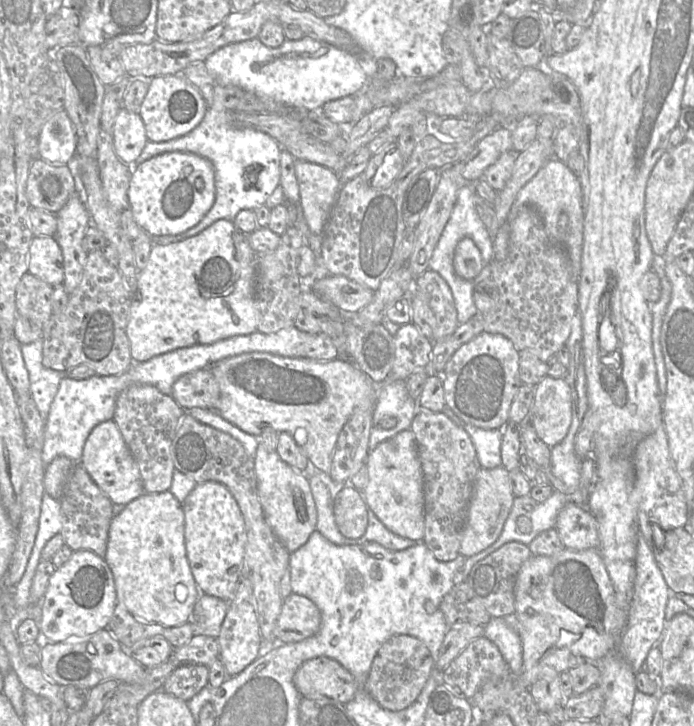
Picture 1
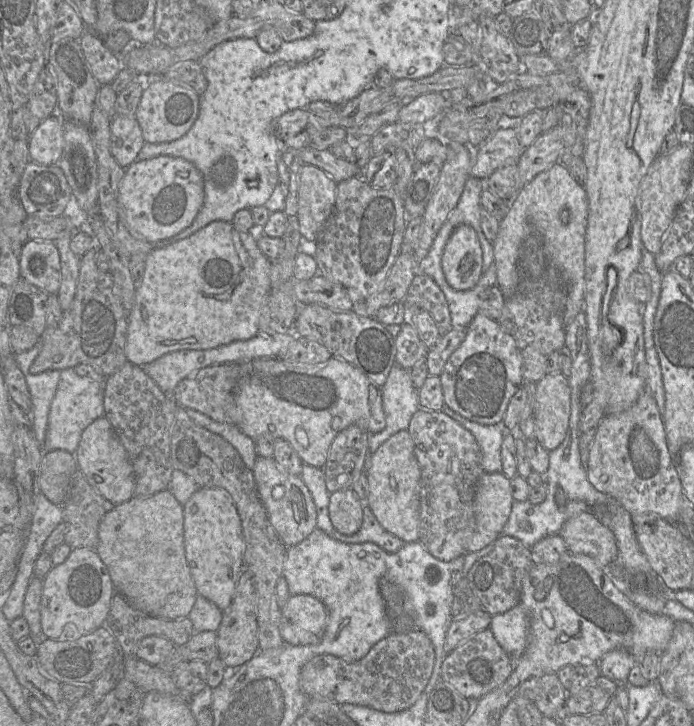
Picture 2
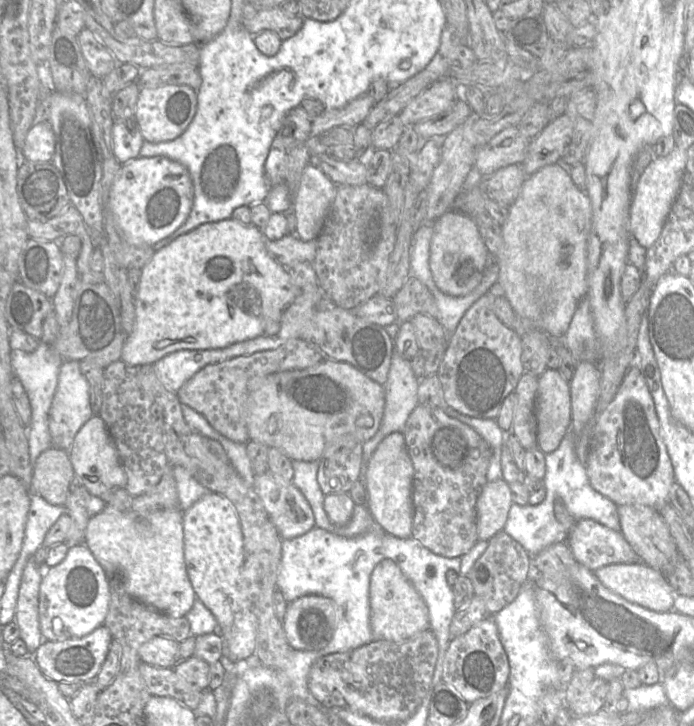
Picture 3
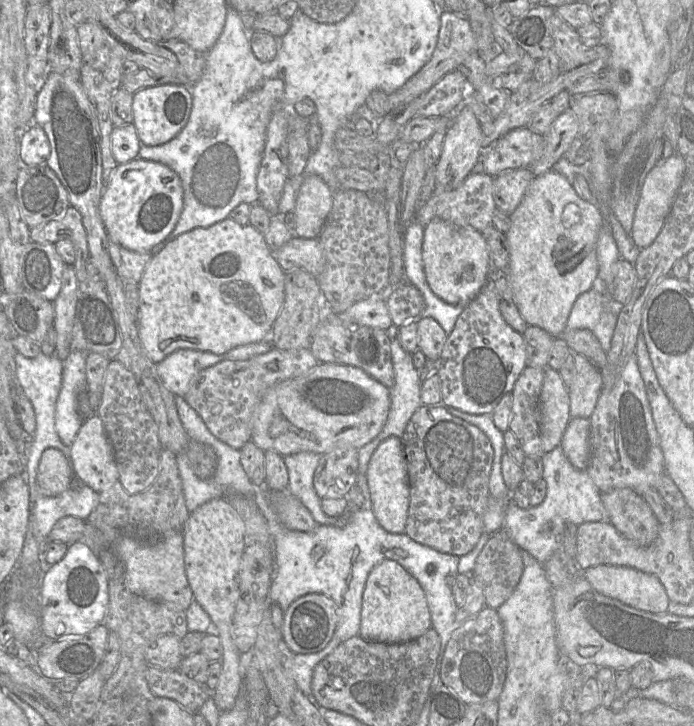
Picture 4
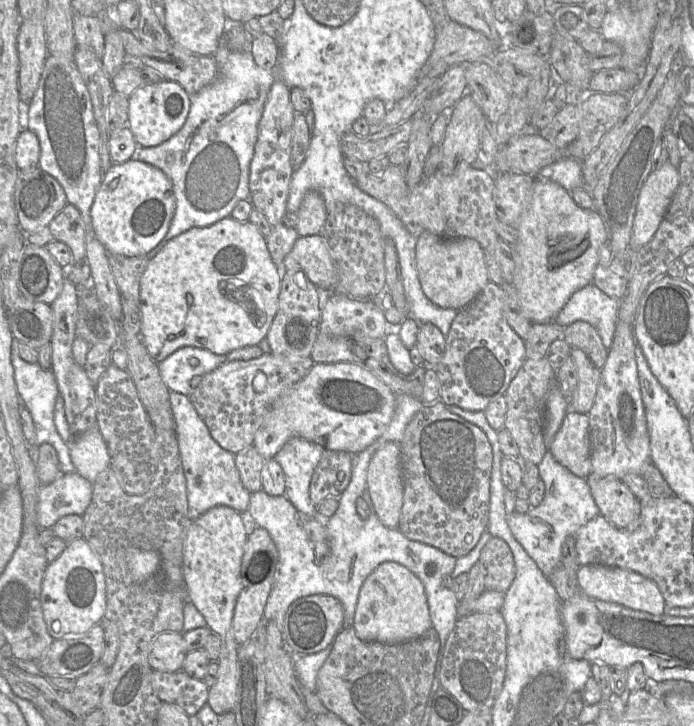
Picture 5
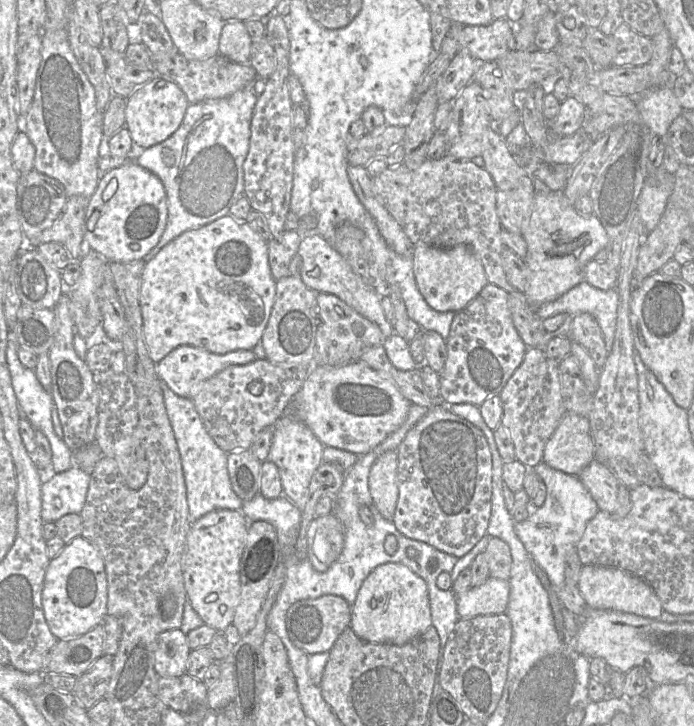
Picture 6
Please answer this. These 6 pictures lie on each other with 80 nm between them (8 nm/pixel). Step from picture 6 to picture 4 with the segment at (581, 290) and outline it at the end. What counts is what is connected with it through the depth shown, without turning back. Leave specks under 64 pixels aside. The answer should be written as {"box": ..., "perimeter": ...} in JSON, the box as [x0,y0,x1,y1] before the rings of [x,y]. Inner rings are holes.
{"box":[565,286,619,353],"perimeter":[[[593,286],[576,299],[565,331],[588,329],[608,353],[617,324],[619,307],[603,287]]]}

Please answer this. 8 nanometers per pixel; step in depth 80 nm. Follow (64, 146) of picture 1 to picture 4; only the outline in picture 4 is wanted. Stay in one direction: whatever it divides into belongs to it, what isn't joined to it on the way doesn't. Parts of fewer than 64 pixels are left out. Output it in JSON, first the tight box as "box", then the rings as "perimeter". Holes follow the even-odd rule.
{"box":[19,125,50,166],"perimeter":[[[38,125],[24,129],[19,137],[19,158],[22,165],[35,166],[46,163],[50,144],[44,130]]]}

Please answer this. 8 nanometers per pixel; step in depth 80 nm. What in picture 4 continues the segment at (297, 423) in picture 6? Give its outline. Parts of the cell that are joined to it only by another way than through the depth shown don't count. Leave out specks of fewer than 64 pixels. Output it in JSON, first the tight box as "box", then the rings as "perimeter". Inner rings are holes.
{"box":[284,451,349,527],"perimeter":[[[307,451],[285,456],[284,462],[289,475],[287,491],[308,508],[318,525],[343,527],[349,521],[348,510],[338,517],[327,516],[313,486],[314,472],[320,458],[320,454]]]}

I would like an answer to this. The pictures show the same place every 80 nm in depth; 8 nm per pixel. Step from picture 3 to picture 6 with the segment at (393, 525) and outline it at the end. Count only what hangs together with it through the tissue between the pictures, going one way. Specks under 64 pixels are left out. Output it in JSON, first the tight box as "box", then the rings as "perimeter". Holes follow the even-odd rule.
{"box":[368,450,399,521],"perimeter":[[[396,450],[386,451],[376,459],[369,473],[368,485],[373,504],[385,519],[393,521],[399,496]]]}

